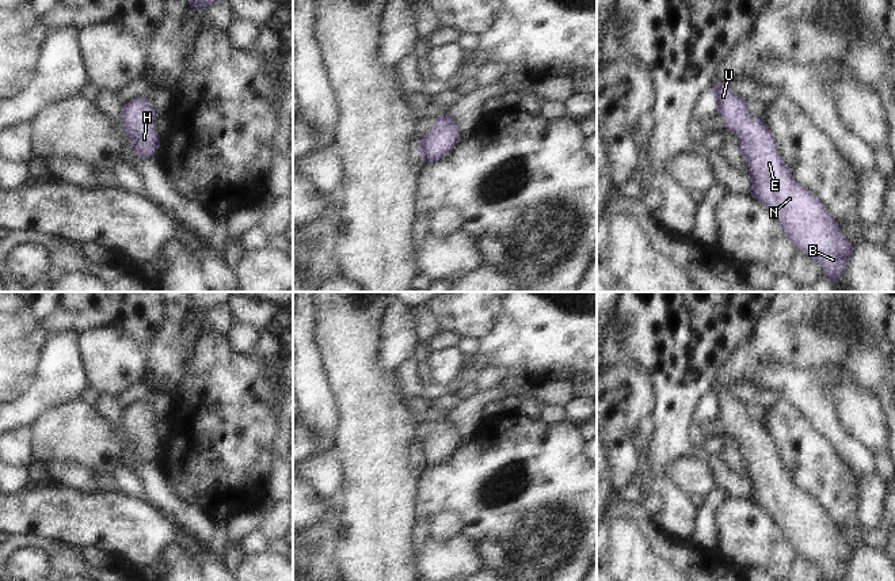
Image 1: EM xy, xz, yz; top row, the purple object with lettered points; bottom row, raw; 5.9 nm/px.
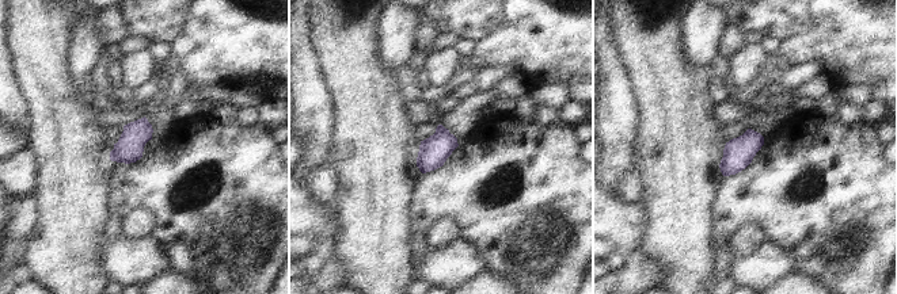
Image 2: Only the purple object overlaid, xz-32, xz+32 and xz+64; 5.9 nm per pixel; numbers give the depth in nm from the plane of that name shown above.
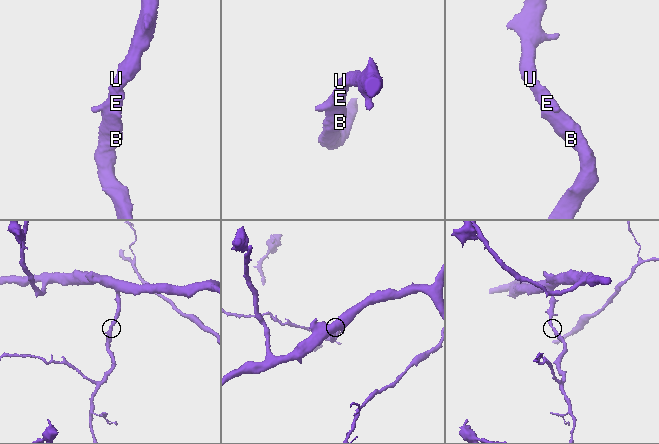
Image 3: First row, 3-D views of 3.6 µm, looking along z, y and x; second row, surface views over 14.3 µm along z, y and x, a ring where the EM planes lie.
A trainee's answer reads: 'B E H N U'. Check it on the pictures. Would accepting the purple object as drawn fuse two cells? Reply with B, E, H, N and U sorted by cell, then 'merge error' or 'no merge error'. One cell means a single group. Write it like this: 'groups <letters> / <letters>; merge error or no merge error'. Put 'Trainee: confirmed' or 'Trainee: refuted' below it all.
groups B E H N U; no merge error
Trainee: confirmed

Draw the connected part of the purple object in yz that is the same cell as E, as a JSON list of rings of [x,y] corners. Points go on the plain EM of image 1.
[[[731,387],[713,388],[712,396],[725,434],[739,443],[740,459],[749,470],[751,498],[774,519],[799,555],[820,567],[824,581],[841,581],[848,574],[854,551],[841,536],[839,528],[811,494],[796,486],[765,424],[751,421],[749,406],[734,398]]]

